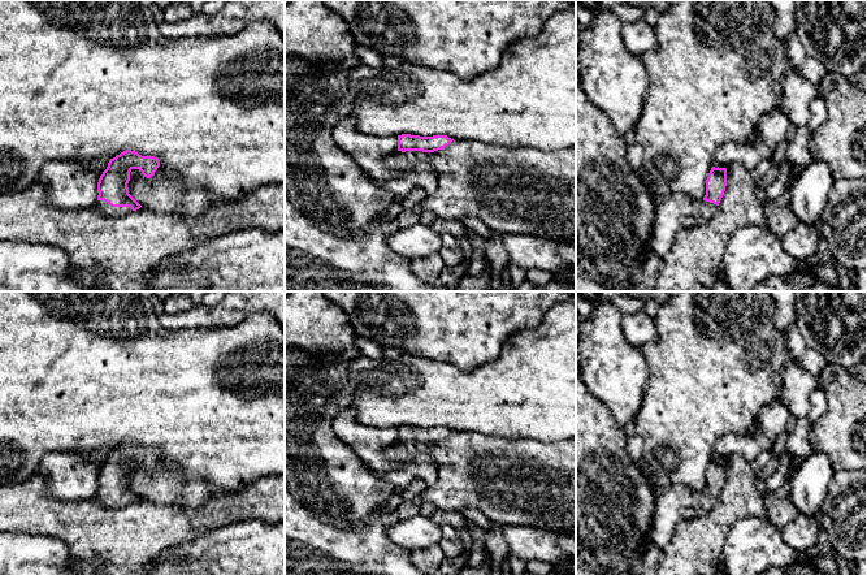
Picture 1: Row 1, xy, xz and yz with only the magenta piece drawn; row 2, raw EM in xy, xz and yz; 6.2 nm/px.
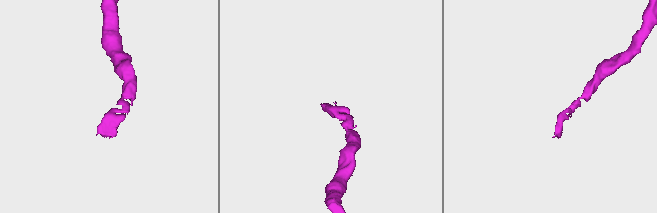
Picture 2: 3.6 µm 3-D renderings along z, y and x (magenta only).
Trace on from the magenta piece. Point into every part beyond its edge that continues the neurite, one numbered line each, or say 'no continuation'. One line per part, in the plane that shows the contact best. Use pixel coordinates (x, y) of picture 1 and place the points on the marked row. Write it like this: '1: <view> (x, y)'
1: xy (104, 207)

